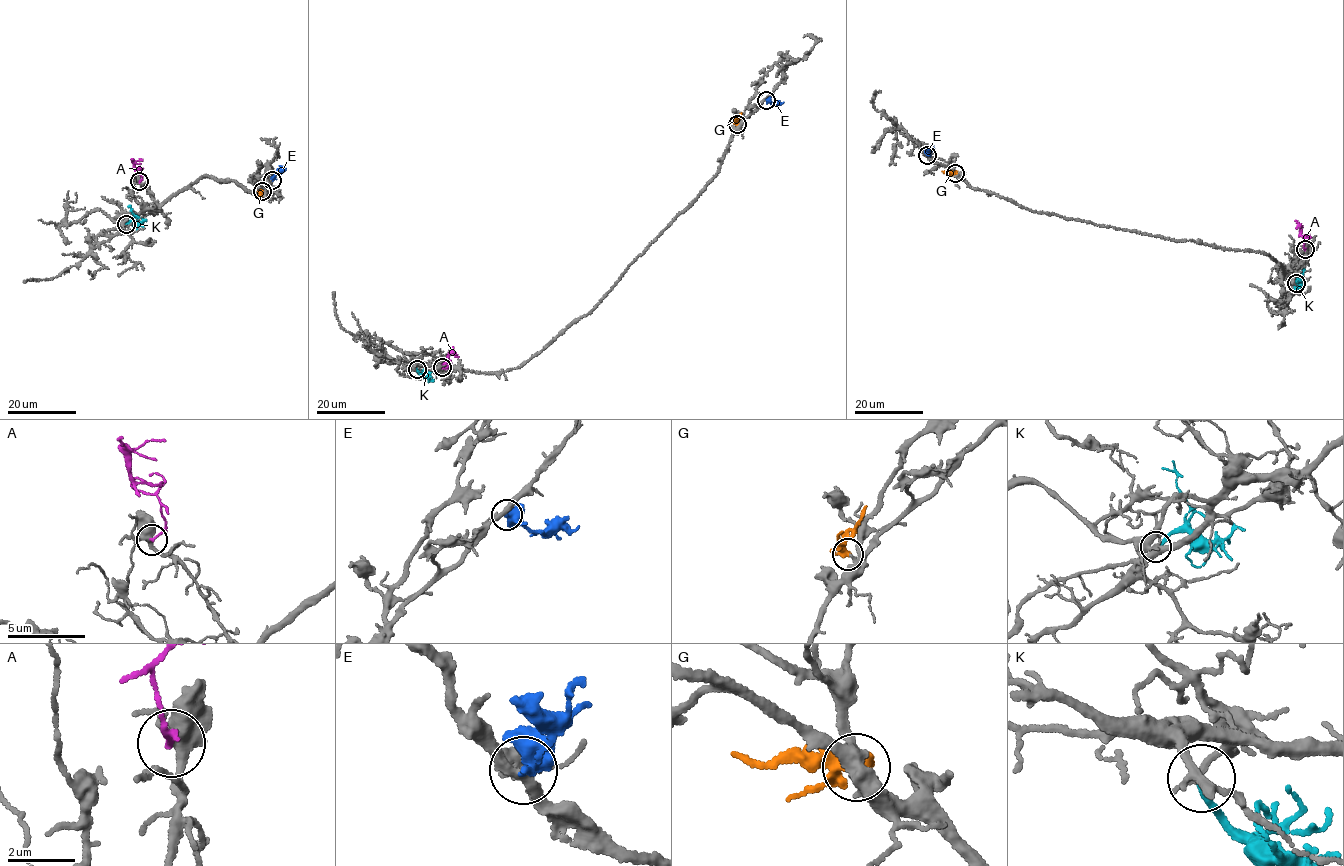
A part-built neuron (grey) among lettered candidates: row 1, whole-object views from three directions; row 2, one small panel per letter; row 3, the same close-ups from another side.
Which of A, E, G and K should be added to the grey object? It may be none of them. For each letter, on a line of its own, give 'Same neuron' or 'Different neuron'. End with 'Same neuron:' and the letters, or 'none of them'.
A: Different neuron
E: Different neuron
G: Different neuron
K: Same neuron
Same neuron: K

